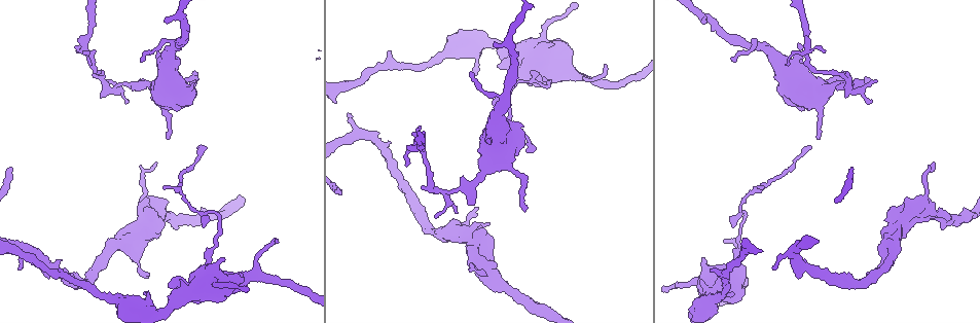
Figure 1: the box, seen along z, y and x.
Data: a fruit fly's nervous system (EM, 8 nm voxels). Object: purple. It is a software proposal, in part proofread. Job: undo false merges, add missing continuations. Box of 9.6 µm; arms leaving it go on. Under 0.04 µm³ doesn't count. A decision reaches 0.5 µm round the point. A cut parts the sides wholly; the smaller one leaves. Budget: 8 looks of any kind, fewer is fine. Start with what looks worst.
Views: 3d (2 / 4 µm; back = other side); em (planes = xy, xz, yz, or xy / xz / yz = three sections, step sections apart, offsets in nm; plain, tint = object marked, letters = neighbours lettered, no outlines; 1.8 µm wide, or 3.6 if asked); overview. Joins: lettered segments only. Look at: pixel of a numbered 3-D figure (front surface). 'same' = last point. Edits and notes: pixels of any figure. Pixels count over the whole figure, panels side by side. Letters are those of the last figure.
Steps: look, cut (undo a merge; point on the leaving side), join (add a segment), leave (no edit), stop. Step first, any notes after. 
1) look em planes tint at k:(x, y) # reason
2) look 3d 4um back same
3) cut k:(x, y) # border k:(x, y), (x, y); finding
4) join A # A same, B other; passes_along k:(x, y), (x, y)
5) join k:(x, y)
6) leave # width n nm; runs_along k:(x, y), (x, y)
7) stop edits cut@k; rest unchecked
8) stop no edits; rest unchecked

look em yz step 8 tint at 1:(109, 89)

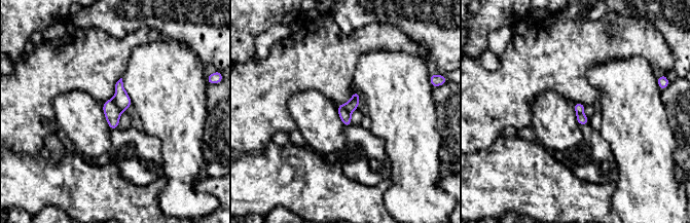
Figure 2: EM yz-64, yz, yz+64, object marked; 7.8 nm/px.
look em planes tint same

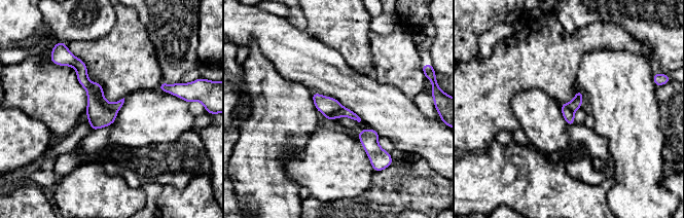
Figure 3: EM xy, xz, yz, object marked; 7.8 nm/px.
look em planes letters same

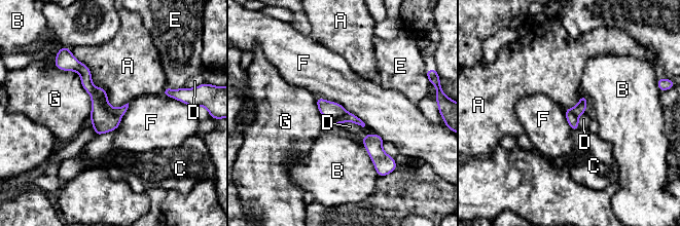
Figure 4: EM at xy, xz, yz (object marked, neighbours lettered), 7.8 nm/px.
cut 4:(103, 121) # longest_contact A 600 nm; A other, B other, C other, D other, E other, F other, G other; part_leaving 4:(83, 67), (99, 114), (111, 128); a second neuron is stuck on

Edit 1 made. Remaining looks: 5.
look overview # redraw

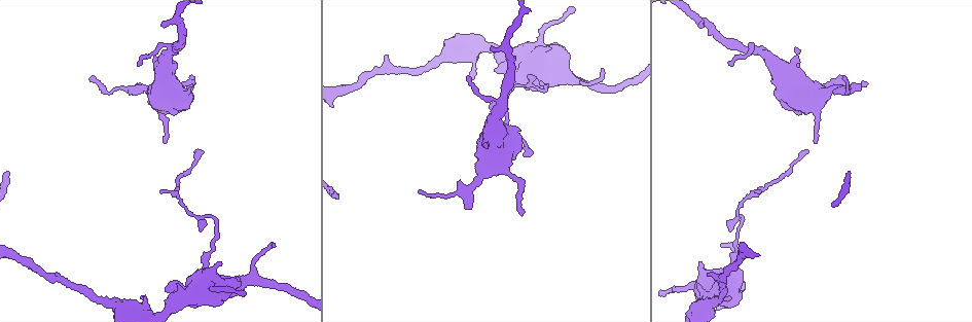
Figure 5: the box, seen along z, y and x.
look em 3.6um xy step 8 plain at 5:(166, 290) # stops while still wide

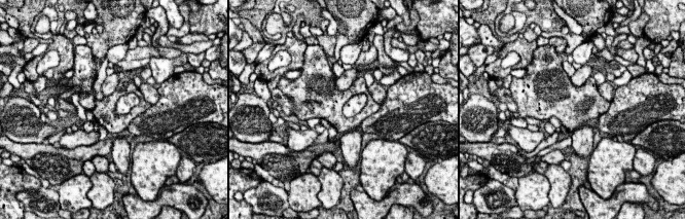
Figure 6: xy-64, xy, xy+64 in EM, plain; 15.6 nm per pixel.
look em 3.6um xy step 8 letters same # what lies round it

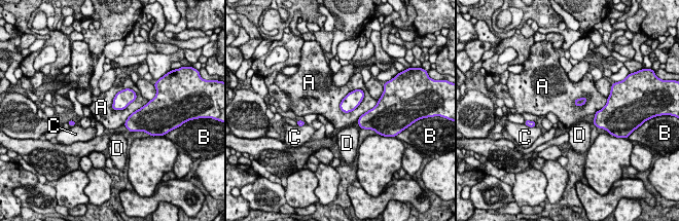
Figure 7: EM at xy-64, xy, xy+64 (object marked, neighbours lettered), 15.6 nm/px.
leave # A other, B other, C other, D other; border 7:(364, 93), (353, 110), (340, 110); none of them fits

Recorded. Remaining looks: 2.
stop edits cut@4; rest unchecked

